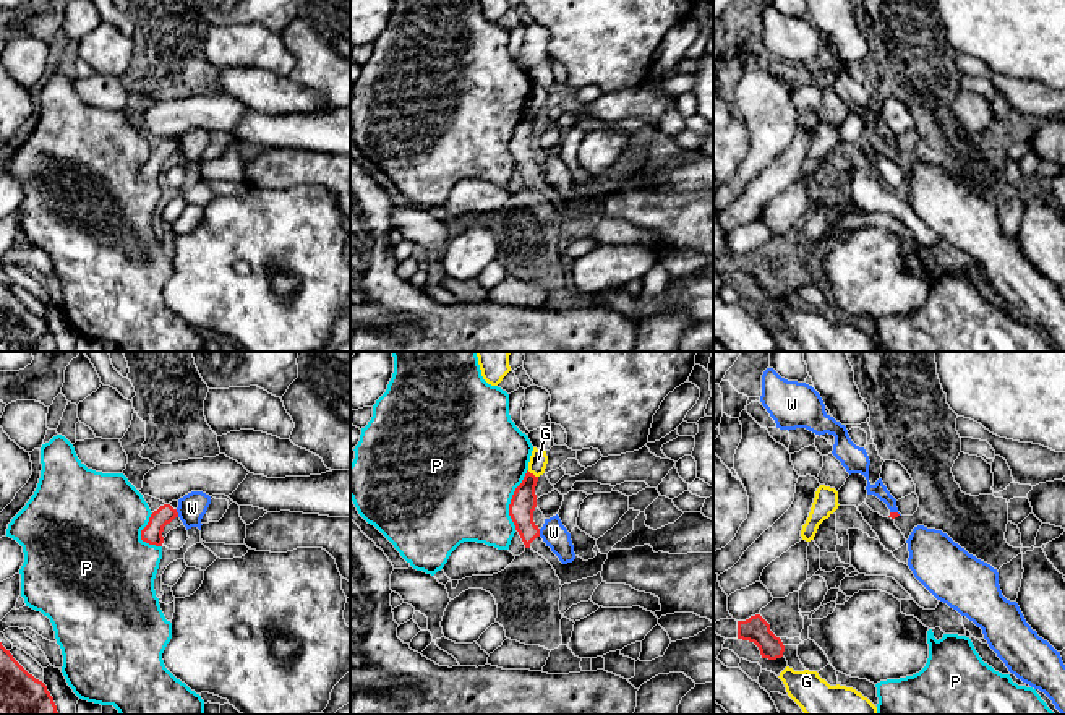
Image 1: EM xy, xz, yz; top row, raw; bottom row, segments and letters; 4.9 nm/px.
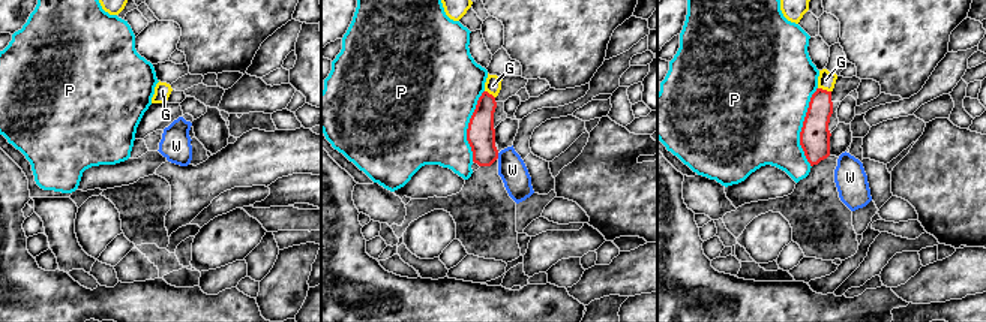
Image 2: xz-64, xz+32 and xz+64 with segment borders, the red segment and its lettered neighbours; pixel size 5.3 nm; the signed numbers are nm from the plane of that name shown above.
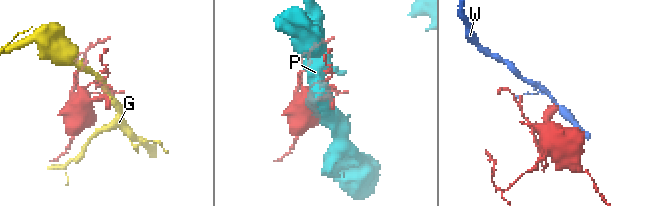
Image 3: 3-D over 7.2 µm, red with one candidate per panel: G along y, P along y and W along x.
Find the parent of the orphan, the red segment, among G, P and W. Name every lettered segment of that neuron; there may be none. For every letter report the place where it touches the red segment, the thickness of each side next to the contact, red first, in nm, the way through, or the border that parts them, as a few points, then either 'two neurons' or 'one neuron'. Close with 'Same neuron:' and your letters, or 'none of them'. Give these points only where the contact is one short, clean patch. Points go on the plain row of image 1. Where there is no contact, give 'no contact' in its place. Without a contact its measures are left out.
G: xz (532, 111) | 130/90 nm | two neurons
P: xz (511, 137) | 130/500 nm | two neurons
W: xy (177, 149) | 100/140 nm | along xy (175, 146), (179, 153) | two neurons
Same neuron: none of them

